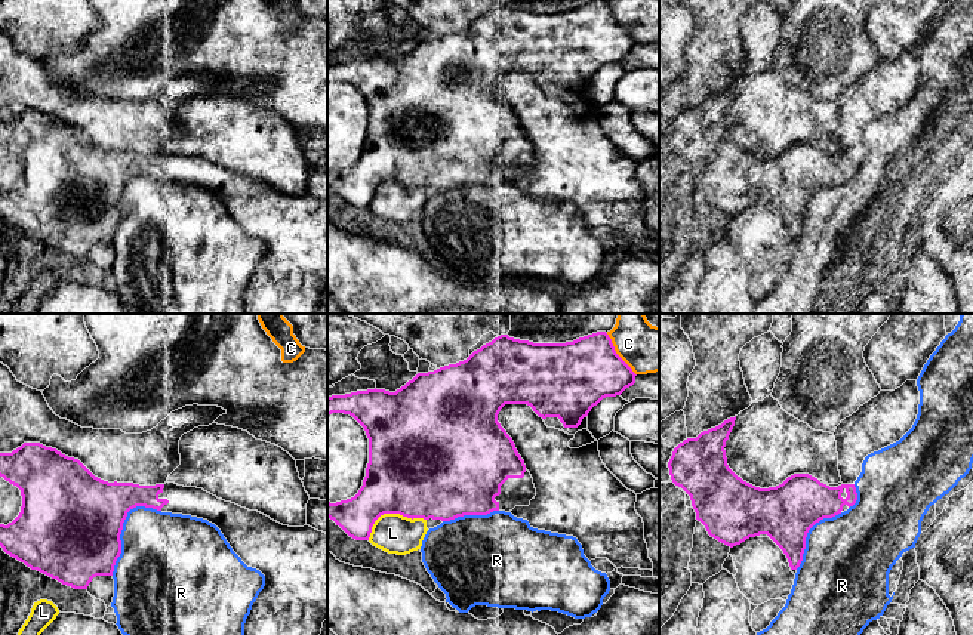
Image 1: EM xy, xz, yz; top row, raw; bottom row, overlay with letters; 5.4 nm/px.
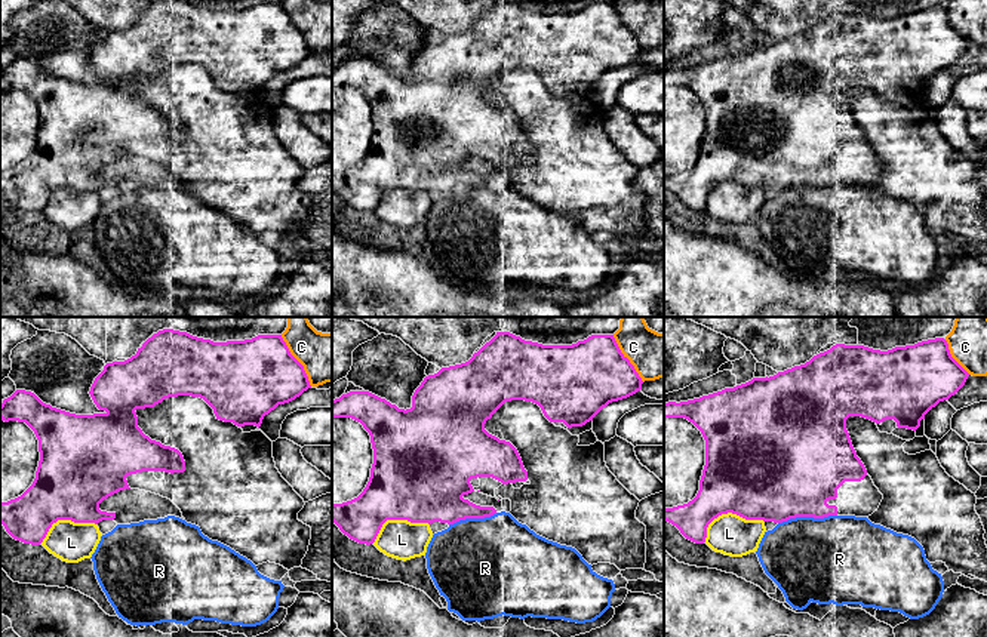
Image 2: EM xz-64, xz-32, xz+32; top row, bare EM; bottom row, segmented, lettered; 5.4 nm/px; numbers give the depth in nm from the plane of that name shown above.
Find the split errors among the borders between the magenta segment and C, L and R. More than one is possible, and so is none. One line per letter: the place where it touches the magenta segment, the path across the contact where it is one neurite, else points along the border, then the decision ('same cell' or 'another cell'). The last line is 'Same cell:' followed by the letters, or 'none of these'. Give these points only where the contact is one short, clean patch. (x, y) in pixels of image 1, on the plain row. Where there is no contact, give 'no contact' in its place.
C: xz (616, 22) | another cell
L: xz (391, 181) | another cell
R: xy (122, 196) | another cell
Same cell: none of these

